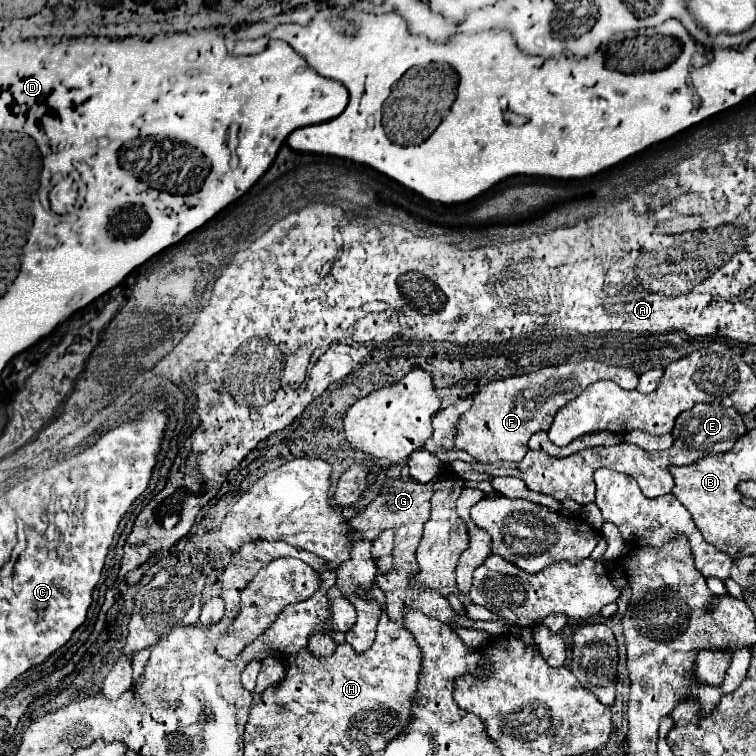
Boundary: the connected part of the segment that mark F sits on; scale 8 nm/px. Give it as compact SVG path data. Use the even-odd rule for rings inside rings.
M580 361L560 367L544 367L536 373L518 375L502 381L494 381L474 393L474 405L460 417L456 447L466 451L478 463L496 461L519 462L528 451L528 439L536 431L548 431L556 411L570 399L580 395L588 385L600 379L610 379L622 389L636 389L638 373L626 367L612 367L600 361Z

